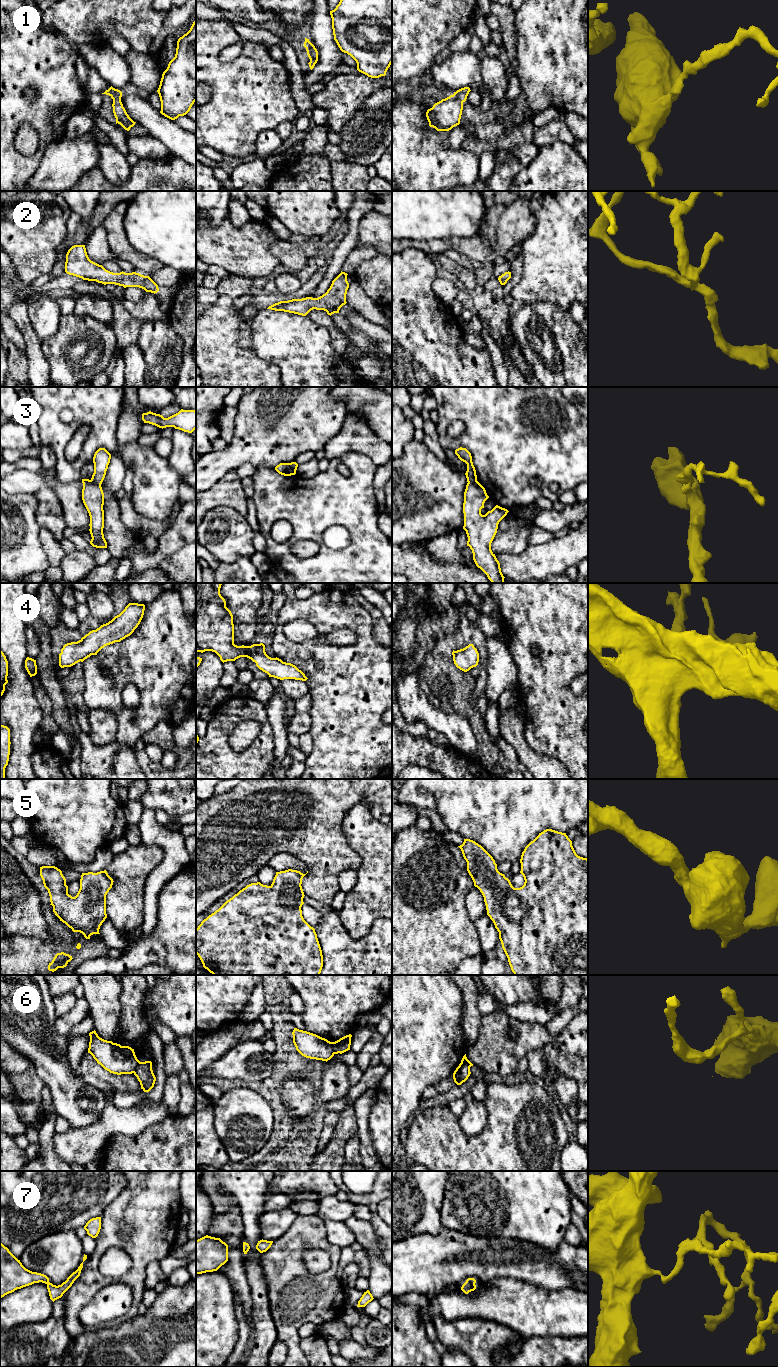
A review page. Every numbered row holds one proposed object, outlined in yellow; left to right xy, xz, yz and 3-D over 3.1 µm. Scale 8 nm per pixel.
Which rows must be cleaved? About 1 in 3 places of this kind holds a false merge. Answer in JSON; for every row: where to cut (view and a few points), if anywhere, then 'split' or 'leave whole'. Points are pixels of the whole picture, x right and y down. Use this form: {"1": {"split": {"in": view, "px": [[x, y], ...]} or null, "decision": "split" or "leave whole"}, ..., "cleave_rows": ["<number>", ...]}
{"1": {"split": null, "decision": "leave whole"}, "2": {"split": null, "decision": "leave whole"}, "3": {"split": {"in": "xy", "px": [[91, 479], [100, 485]]}, "decision": "split"}, "4": {"split": null, "decision": "leave whole"}, "5": {"split": null, "decision": "leave whole"}, "6": {"split": {"in": "xz", "px": [[331, 1042], [331, 1047], [335, 1053]]}, "decision": "split"}, "7": {"split": null, "decision": "leave whole"}, "cleave_rows": ["3", "6"]}

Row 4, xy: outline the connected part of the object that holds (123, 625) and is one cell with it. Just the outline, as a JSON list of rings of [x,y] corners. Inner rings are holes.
[[[129,603],[108,623],[90,631],[77,642],[65,644],[59,654],[59,666],[71,667],[80,661],[83,662],[91,655],[97,655],[105,646],[130,636],[140,624],[144,610],[144,604]]]

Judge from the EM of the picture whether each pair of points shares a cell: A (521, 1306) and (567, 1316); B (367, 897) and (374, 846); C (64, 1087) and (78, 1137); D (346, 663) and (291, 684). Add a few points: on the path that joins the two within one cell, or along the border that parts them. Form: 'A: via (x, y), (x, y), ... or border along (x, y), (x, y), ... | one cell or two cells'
A: via (532, 1311), (556, 1313) | one cell
B: via (374, 884), (374, 859) | one cell
C: border along (97, 1120), (84, 1127), (71, 1128) | two cells
D: border along (304, 681), (308, 692) | two cells

